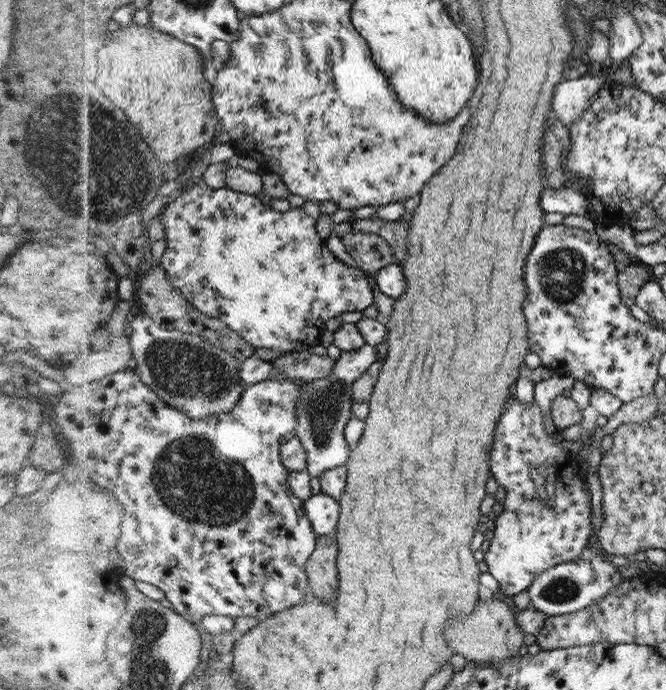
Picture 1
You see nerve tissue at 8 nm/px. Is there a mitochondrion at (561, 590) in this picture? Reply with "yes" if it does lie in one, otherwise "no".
yes

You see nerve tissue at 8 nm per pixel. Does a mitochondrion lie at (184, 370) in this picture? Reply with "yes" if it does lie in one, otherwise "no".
yes

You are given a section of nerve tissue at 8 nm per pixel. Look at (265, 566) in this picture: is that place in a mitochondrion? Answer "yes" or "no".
no

